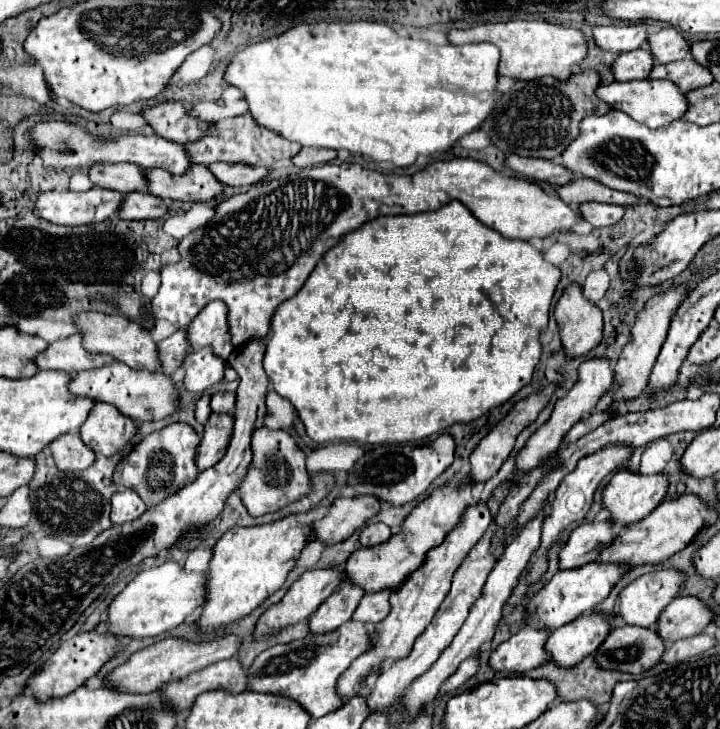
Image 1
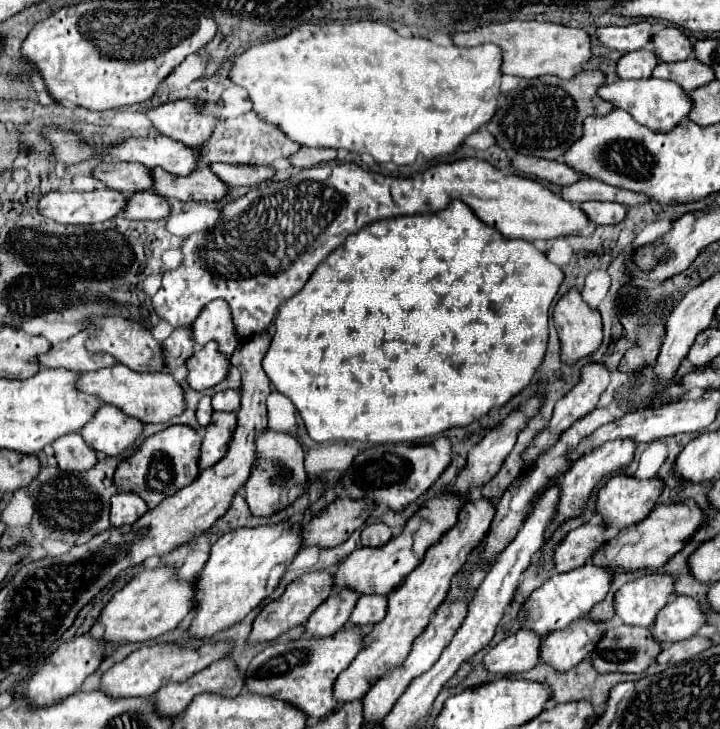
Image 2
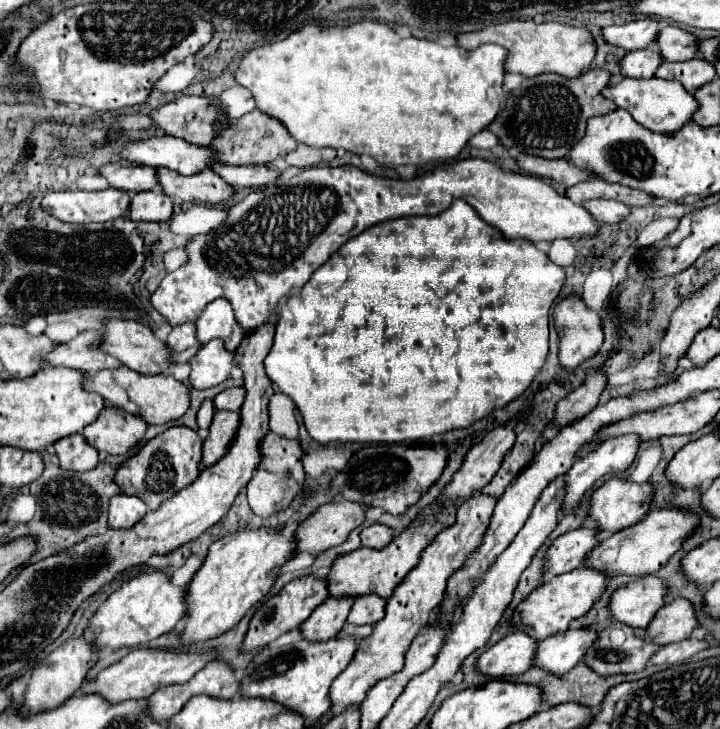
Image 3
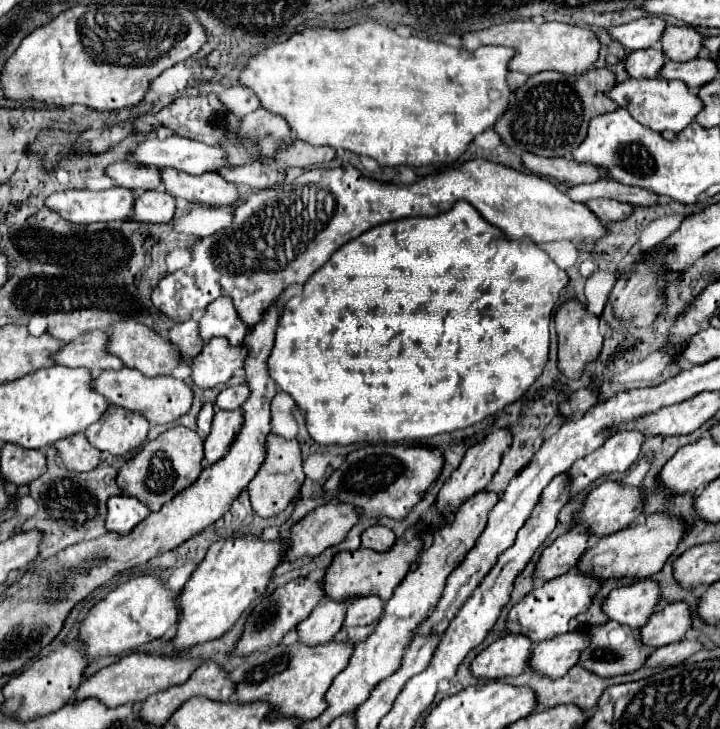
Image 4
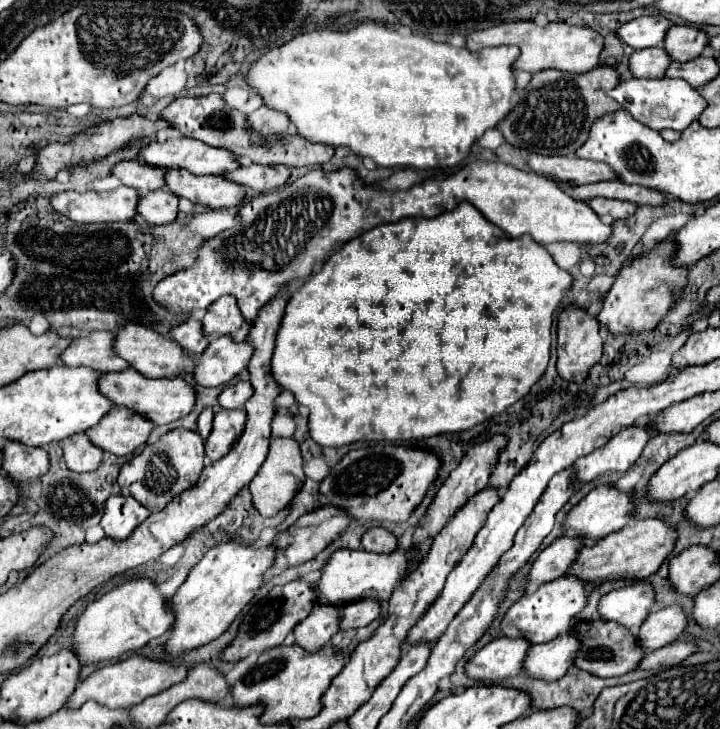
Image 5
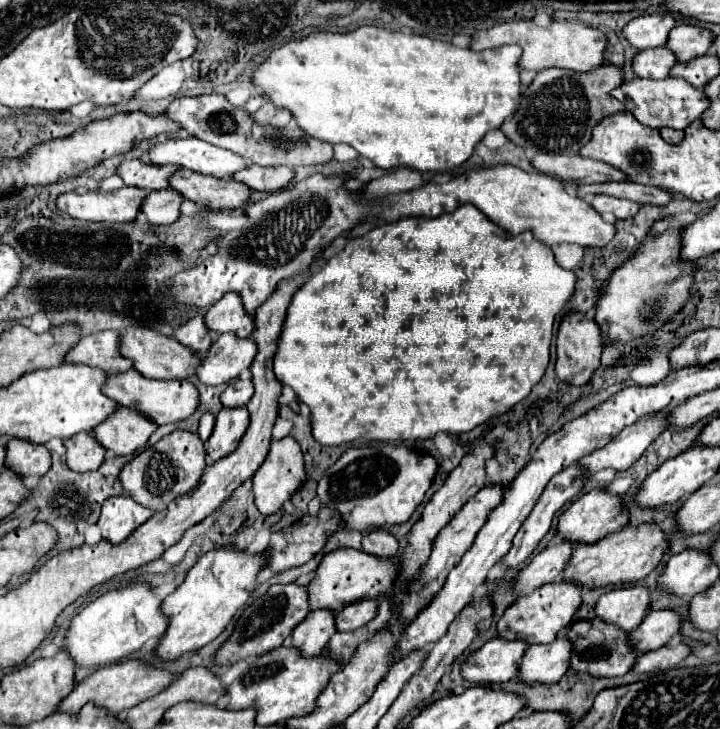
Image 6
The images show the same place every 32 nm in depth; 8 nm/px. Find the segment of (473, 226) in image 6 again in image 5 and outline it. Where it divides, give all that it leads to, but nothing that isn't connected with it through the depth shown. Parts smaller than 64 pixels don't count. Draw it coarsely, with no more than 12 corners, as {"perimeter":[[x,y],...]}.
{"perimeter":[[470,202],[346,242],[270,360],[320,446],[462,432],[572,276]]}

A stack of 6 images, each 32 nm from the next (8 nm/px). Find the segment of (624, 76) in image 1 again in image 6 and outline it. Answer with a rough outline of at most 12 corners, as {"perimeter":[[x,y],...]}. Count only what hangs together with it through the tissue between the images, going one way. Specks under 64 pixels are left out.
{"perimeter":[[668,48],[632,58],[638,78],[668,78],[676,58]]}

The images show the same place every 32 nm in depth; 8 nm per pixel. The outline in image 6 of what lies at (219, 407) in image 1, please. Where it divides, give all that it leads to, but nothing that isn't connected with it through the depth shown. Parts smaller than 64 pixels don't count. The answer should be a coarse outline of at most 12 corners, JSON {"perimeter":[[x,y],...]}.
{"perimeter":[[238,378],[222,392],[226,408],[238,408],[252,396],[252,380]]}

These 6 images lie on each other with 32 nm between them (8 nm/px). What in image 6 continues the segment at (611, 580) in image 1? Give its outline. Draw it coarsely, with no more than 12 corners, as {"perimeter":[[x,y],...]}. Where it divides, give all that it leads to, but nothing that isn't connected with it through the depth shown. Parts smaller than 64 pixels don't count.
{"perimeter":[[550,582],[520,596],[500,636],[548,644],[582,606],[580,584]]}

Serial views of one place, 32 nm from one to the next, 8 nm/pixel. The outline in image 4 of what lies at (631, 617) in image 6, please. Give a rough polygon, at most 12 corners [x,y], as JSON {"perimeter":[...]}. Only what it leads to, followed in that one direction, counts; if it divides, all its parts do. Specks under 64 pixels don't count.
{"perimeter":[[642,578],[616,588],[604,612],[642,628],[660,602],[660,584]]}

